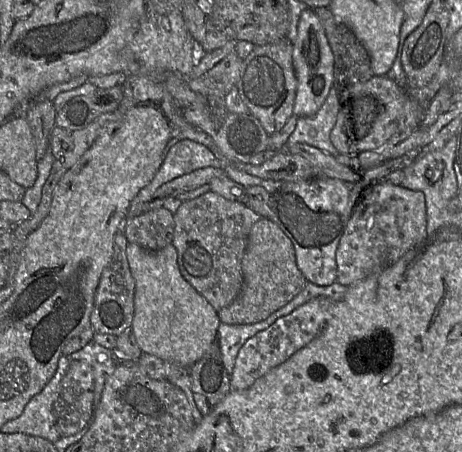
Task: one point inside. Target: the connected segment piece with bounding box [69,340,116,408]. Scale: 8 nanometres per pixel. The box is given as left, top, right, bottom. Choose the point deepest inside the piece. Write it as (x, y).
(101, 359)

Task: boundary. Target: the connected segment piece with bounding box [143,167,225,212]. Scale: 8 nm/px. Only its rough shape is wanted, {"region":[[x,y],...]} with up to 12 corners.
{"region":[[205,167],[175,178],[155,191],[143,212],[160,208],[168,198],[209,184],[224,175]]}

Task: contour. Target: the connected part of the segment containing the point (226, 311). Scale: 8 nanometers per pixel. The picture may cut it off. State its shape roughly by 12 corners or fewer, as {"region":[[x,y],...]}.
{"region":[[266,217],[253,224],[239,295],[220,322],[253,324],[307,280],[292,241]]}

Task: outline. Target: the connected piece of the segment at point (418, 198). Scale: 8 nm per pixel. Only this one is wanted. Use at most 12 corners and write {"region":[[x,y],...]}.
{"region":[[383,181],[352,211],[336,281],[380,273],[427,237],[424,193]]}

